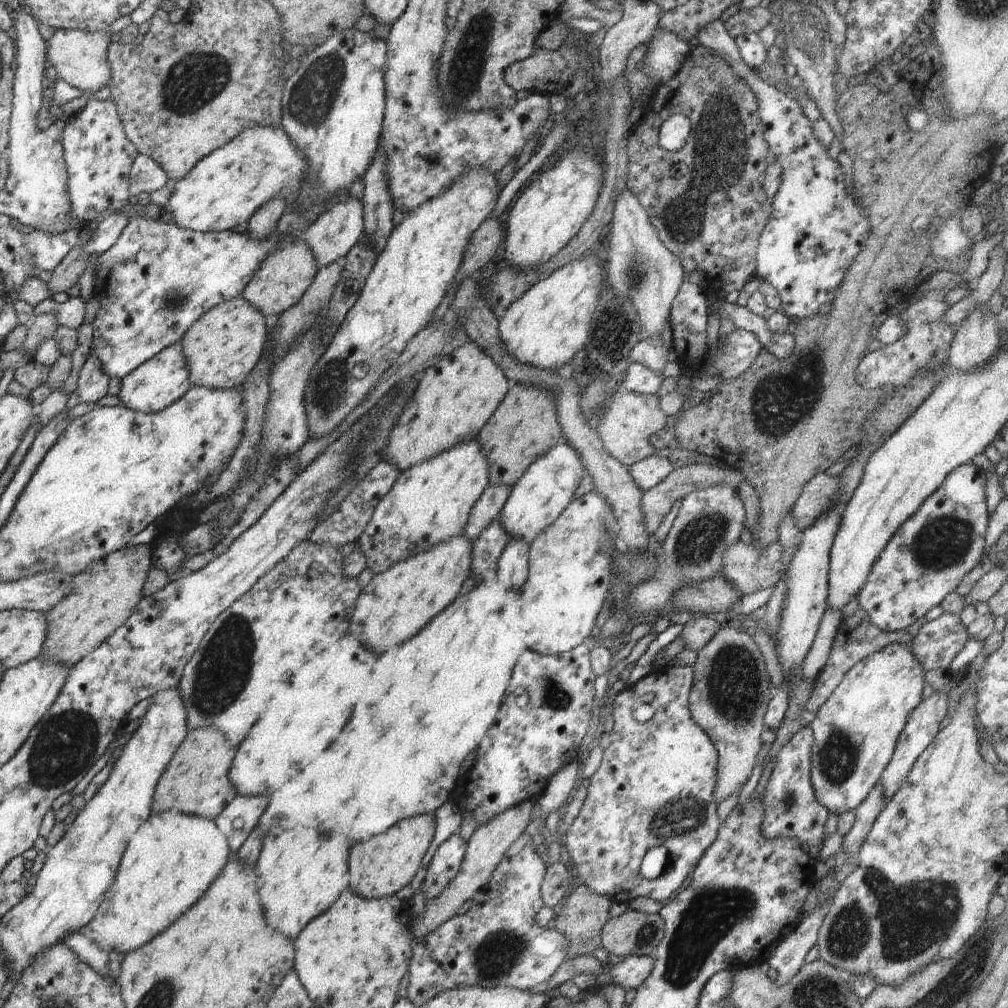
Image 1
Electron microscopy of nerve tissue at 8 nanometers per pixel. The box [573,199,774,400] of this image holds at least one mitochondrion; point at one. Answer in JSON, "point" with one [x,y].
{"point":[638,266]}

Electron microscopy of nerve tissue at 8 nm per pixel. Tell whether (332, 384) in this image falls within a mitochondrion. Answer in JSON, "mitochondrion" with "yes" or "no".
{"mitochondrion":"yes"}

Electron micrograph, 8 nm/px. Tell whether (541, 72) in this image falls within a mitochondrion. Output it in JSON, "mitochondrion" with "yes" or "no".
{"mitochondrion":"no"}

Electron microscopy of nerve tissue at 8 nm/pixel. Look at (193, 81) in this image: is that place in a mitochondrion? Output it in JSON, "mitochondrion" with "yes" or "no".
{"mitochondrion":"yes"}

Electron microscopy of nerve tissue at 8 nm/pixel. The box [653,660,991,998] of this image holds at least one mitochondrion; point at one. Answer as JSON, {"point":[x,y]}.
{"point":[902,925]}

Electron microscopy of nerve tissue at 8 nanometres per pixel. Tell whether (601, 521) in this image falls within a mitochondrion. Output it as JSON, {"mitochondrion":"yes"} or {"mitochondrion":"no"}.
{"mitochondrion":"yes"}

